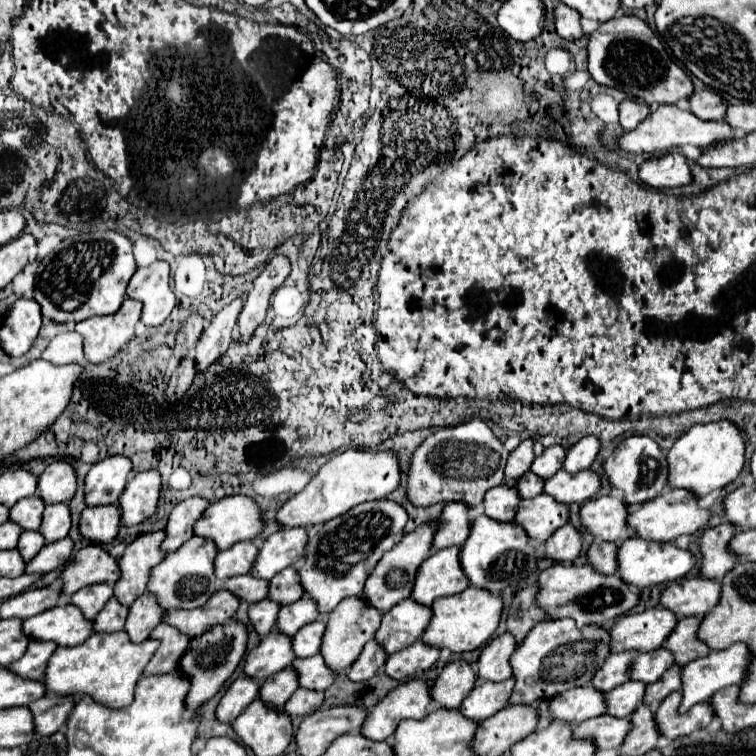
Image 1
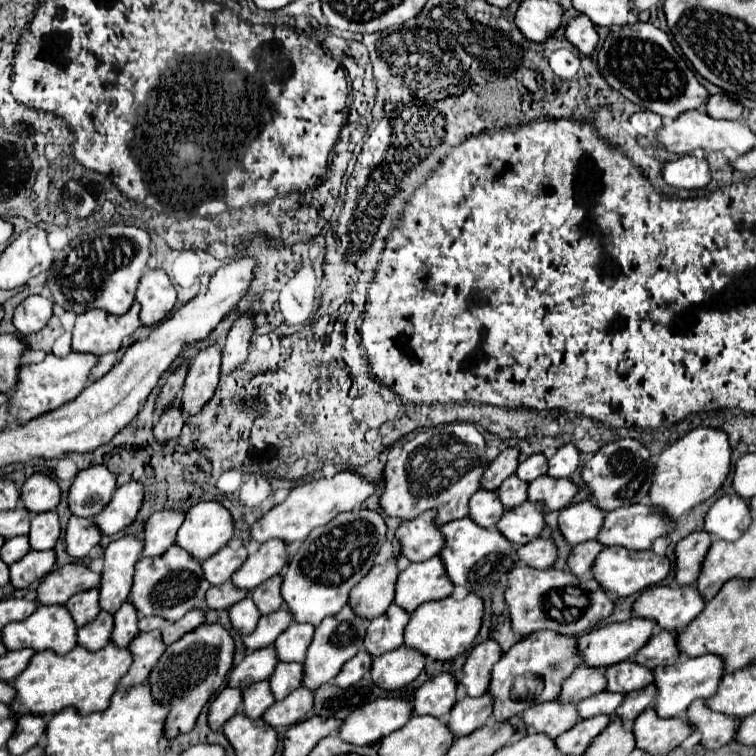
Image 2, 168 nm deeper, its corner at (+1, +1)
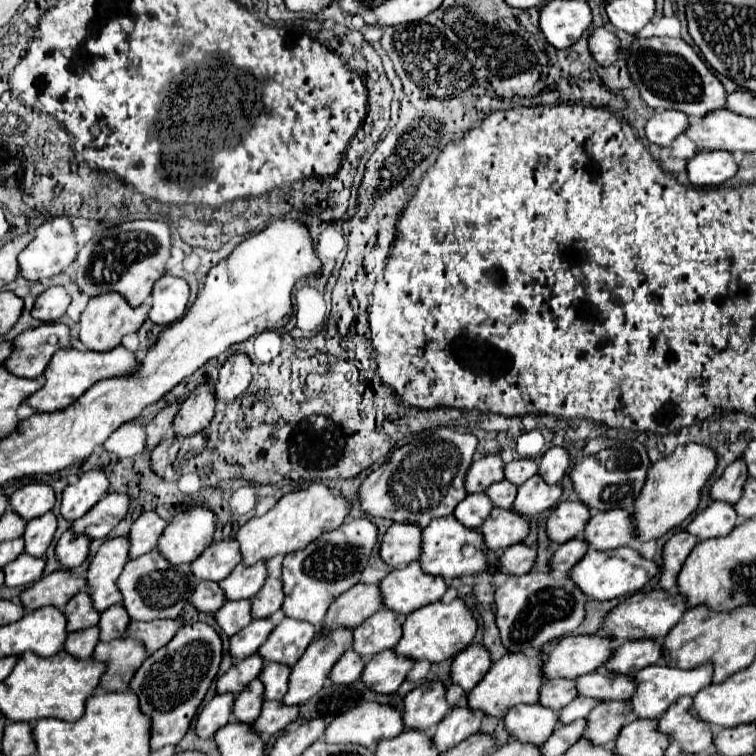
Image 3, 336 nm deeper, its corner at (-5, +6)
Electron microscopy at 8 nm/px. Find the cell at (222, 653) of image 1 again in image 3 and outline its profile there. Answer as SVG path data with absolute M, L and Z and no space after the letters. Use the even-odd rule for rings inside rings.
M206 622L186 624L164 648L146 658L142 668L130 682L132 692L140 698L140 708L152 718L150 746L158 750L166 744L178 744L190 728L210 684L214 682L222 662L222 640Z

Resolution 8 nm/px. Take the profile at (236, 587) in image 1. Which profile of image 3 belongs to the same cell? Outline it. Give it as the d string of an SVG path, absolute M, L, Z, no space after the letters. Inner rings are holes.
M200 582L194 588L192 602L200 612L212 612L214 614L226 602L226 594L222 592L218 582Z

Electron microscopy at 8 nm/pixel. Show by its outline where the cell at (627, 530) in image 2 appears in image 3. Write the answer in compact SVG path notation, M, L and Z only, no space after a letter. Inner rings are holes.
M620 508L596 512L586 524L584 540L596 550L614 550L634 542L632 512Z

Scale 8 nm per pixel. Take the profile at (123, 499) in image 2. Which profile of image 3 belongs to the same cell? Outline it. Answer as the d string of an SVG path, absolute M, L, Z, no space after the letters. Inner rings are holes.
M110 492L106 494L82 520L76 520L72 524L72 530L78 534L86 534L88 538L106 538L118 522L128 514L130 508L130 496Z

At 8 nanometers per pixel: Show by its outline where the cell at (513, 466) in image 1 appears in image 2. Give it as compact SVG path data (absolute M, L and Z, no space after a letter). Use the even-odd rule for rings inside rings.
M508 447L500 451L496 459L490 461L490 465L486 467L480 479L480 487L488 491L496 491L506 477L514 475L516 469L518 469L518 447Z

